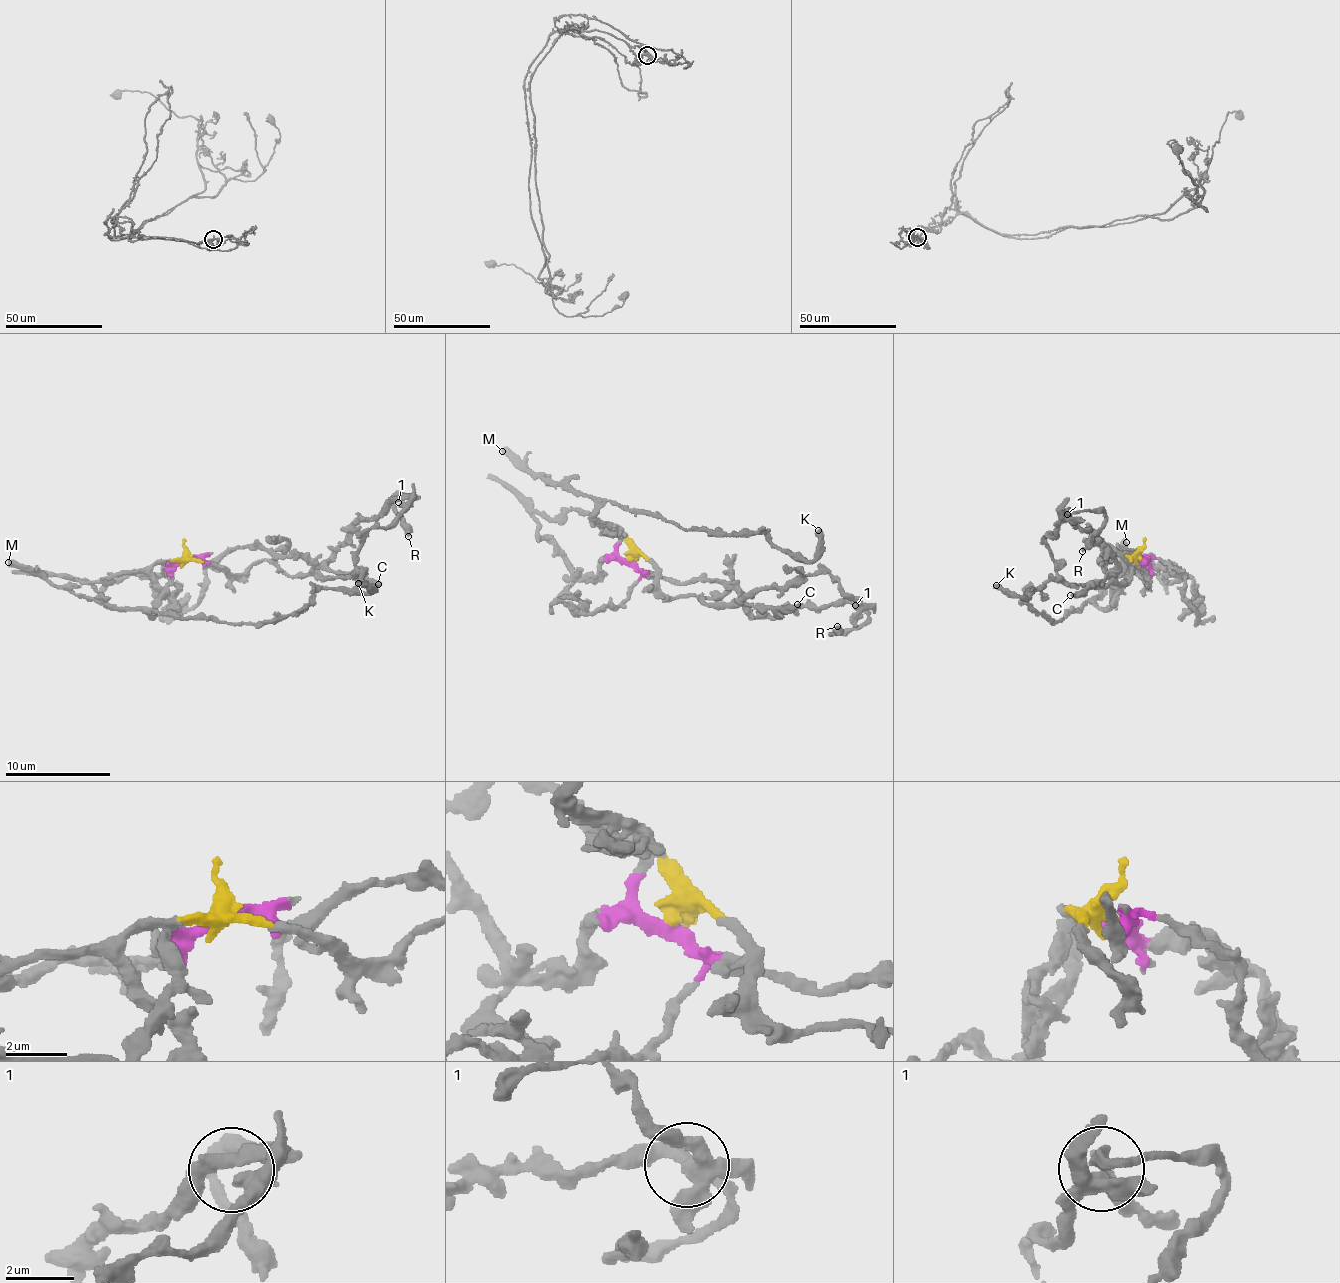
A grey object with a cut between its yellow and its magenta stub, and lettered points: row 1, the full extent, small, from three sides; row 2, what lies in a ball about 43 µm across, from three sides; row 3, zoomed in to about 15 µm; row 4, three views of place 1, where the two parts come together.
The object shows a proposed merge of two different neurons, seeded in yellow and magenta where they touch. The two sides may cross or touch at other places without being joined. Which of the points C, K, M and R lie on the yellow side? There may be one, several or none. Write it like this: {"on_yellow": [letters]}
{"on_yellow": []}

